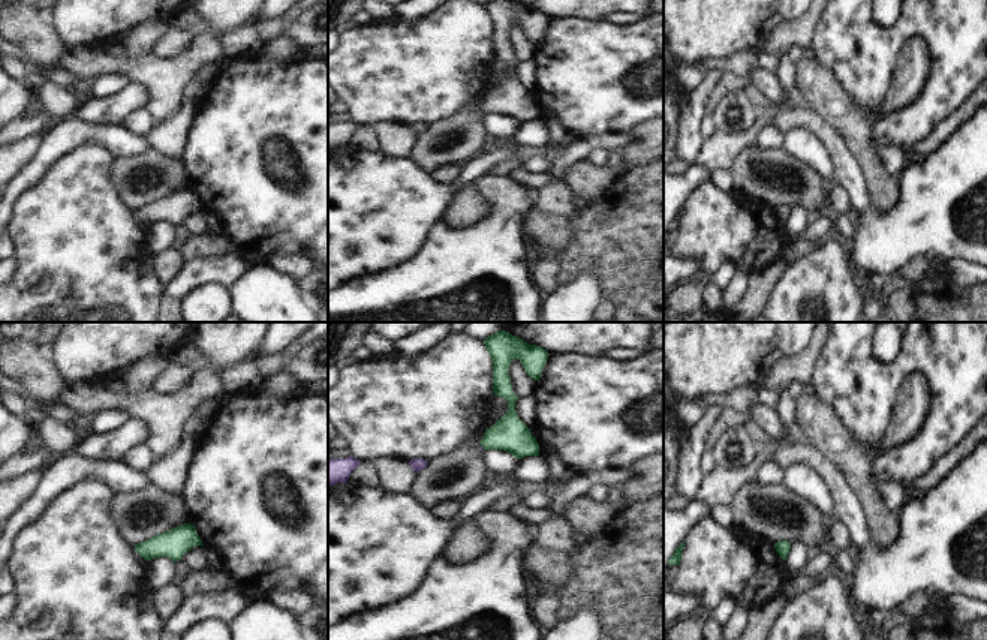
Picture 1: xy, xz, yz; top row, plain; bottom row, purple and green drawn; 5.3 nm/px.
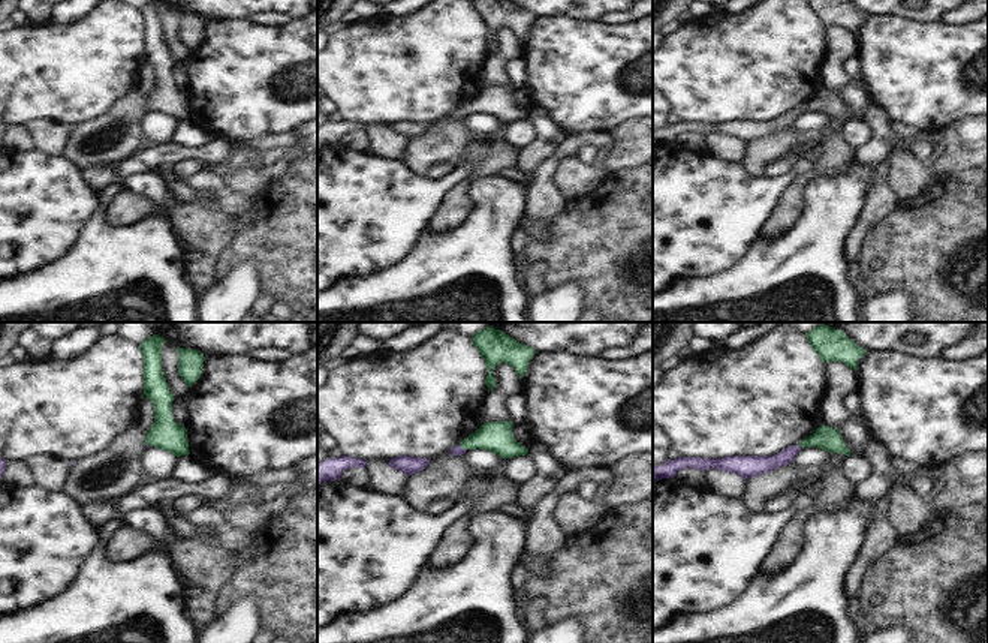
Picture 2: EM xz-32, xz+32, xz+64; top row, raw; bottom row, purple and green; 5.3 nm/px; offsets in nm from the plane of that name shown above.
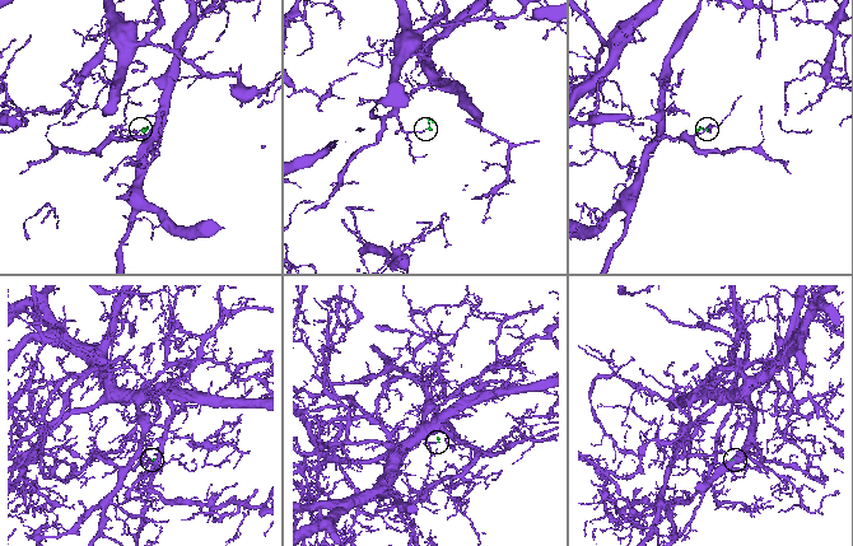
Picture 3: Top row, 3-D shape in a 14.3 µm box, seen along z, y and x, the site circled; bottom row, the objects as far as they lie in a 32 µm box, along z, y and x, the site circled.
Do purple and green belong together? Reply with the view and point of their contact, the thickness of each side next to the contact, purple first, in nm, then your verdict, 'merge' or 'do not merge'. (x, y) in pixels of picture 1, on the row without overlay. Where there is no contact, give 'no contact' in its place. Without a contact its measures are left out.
no contact; merge

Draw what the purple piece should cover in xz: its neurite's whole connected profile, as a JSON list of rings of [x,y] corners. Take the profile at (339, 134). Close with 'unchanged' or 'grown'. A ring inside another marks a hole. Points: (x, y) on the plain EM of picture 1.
[[[349,120],[346,123],[331,123],[328,124],[328,150],[334,150],[337,147],[346,147],[352,135],[361,126],[355,121]]]; unchanged

